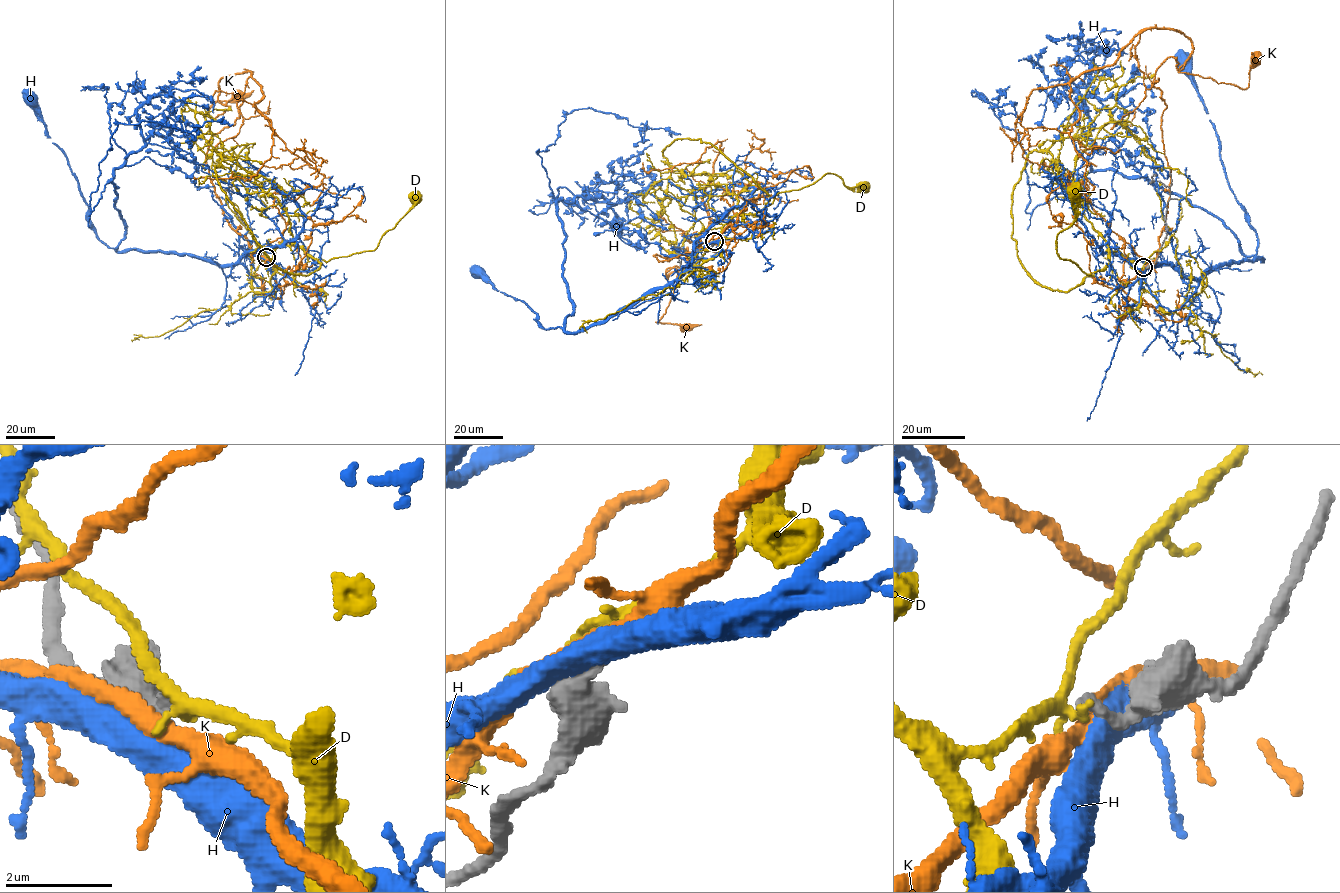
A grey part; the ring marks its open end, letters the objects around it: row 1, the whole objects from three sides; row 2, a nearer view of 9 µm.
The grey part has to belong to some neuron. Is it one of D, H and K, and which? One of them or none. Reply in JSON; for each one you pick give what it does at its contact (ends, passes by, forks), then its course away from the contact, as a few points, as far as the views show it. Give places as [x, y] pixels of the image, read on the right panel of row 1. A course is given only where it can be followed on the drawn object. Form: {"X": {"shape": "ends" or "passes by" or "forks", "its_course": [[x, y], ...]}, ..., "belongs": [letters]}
{"belongs": []}

